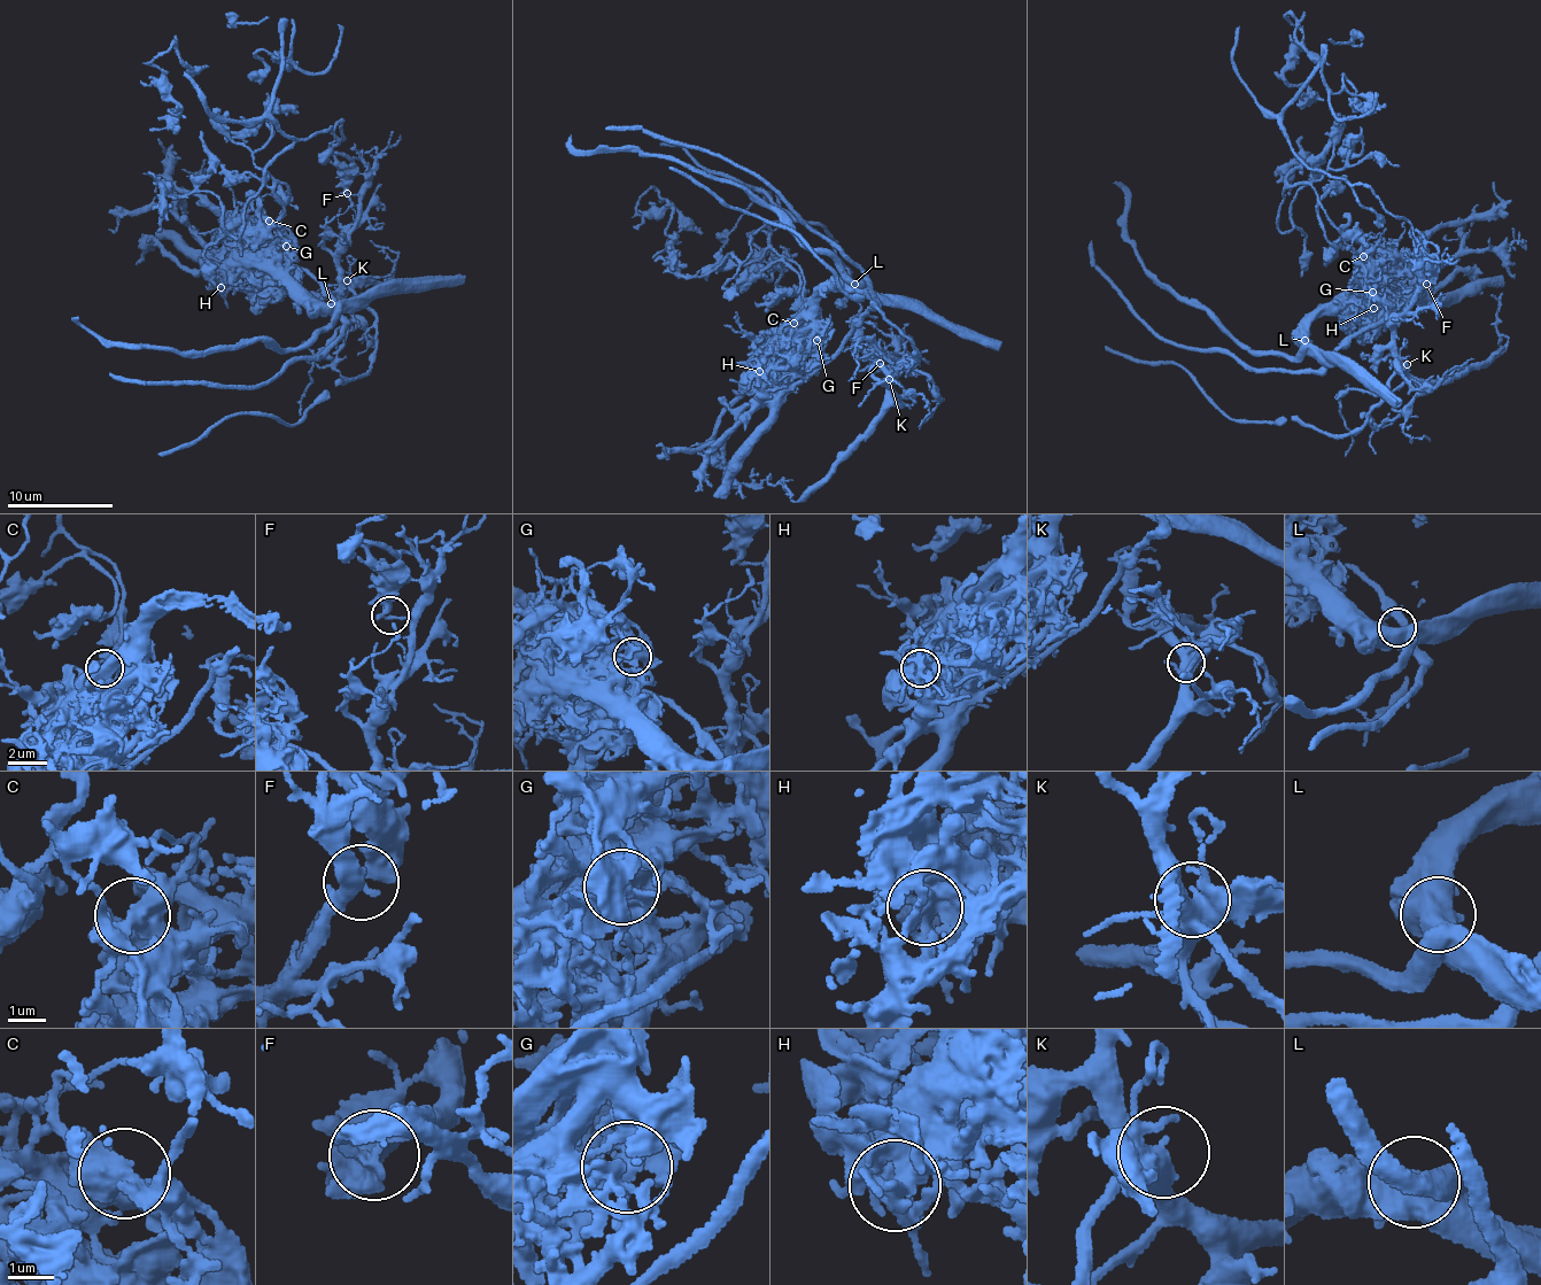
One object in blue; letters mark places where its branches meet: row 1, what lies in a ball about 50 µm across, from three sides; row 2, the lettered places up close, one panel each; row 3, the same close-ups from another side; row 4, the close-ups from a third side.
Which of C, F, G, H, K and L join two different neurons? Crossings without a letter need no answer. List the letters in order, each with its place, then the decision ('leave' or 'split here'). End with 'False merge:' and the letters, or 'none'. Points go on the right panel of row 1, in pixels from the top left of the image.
C: at (1363, 256); split here
F: at (1426, 284); split here
G: at (1372, 292); split here
H: at (1373, 308); split here
K: at (1407, 364); leave
L: at (1305, 340); leave
False merge: C, F, G, H

